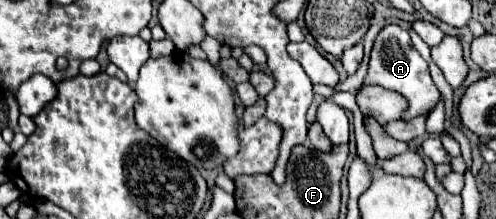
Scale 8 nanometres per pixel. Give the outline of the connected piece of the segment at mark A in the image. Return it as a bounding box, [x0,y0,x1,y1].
[363,24,440,120]

